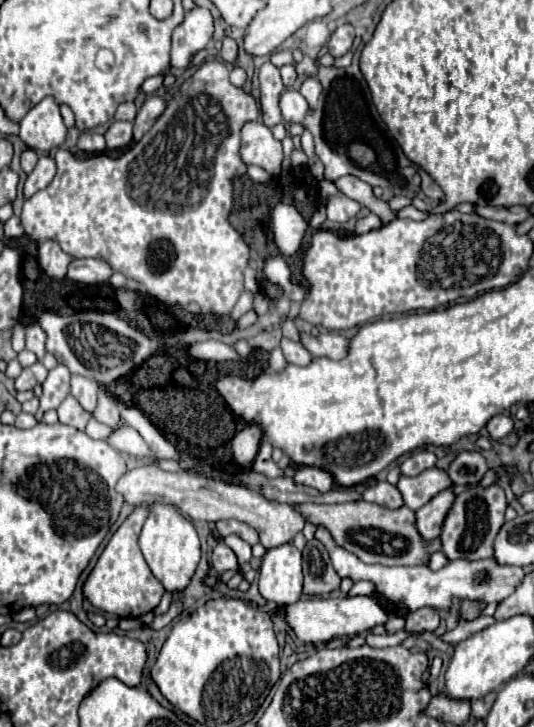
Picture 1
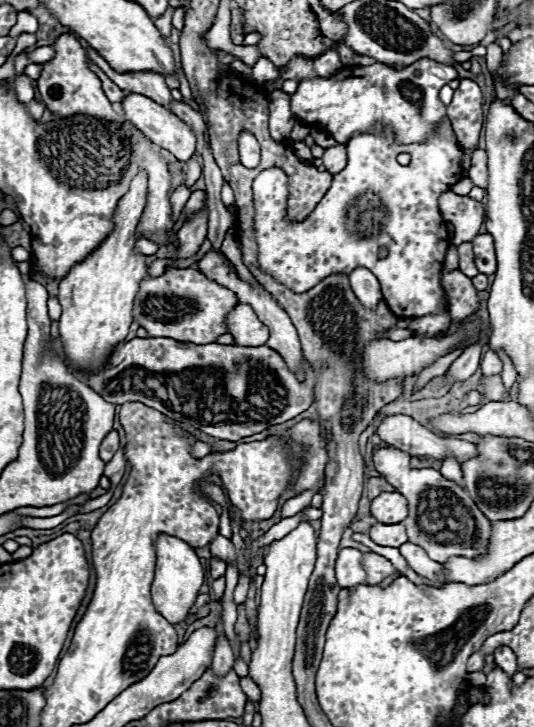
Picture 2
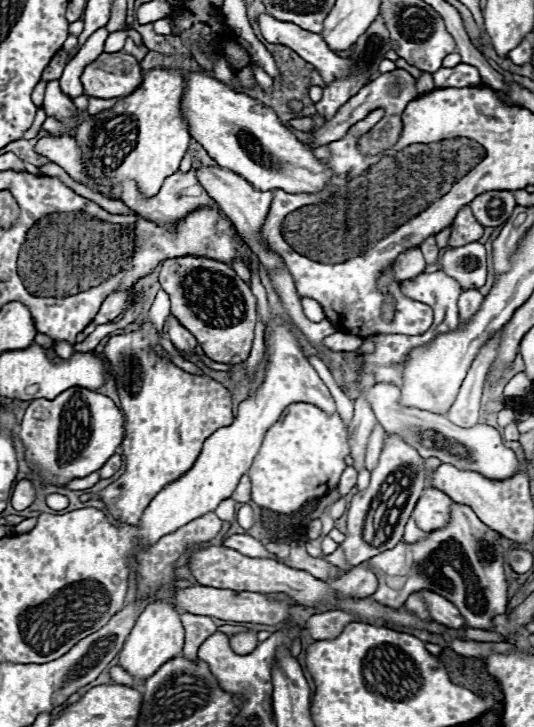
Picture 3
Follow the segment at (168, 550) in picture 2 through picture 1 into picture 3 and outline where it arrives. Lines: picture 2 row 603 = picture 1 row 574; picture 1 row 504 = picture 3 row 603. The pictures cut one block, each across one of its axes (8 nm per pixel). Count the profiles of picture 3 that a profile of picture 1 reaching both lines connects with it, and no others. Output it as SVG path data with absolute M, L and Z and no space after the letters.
M152 602L144 608L130 636L126 638L124 648L120 652L120 666L134 678L148 678L160 668L160 664L178 656L182 652L182 646L184 646L184 628L180 622L180 612L168 602Z

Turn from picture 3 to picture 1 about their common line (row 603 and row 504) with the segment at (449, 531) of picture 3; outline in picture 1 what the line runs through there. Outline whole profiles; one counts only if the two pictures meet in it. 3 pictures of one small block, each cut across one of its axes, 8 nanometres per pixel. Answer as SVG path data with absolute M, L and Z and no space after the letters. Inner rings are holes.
M378 482L378 484L370 486L370 488L366 488L364 494L362 494L362 498L364 498L366 502L376 502L376 504L386 506L386 508L390 508L390 510L396 510L396 508L402 508L402 506L404 506L402 496L400 496L398 490L396 490L392 484L388 484L388 482ZM494 482L490 486L476 486L470 490L464 490L456 496L454 504L450 506L442 532L440 532L440 542L446 558L450 562L454 560L484 560L492 556L492 538L498 534L500 526L504 524L504 510L506 510L506 494L504 488Z

